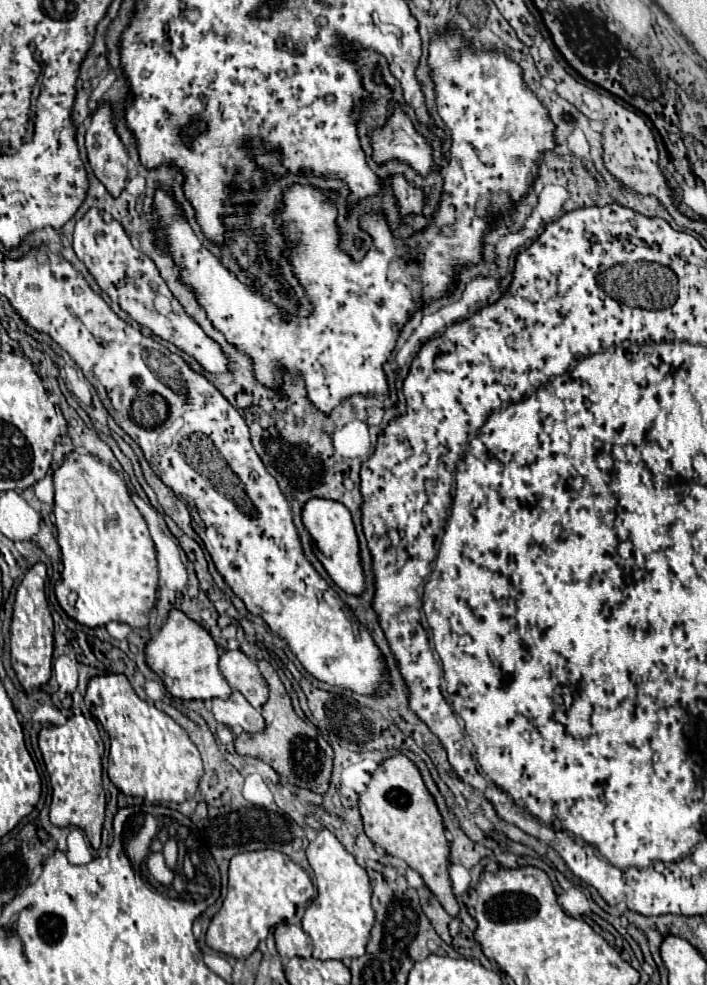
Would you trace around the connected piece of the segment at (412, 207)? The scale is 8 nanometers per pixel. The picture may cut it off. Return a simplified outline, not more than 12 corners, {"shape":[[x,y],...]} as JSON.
{"shape":[[402,176],[390,180],[402,214],[424,208],[424,192]]}

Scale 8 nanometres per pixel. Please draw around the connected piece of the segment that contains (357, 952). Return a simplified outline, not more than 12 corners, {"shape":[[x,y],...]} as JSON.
{"shape":[[330,830],[306,848],[318,896],[312,956],[362,956],[374,924],[368,872]]}

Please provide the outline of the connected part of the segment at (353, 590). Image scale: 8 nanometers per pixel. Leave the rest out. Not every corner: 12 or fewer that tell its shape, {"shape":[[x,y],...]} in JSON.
{"shape":[[314,498],[302,510],[318,560],[344,592],[366,590],[348,508]]}

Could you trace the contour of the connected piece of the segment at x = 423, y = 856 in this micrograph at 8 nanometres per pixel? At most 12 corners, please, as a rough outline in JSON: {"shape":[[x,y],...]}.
{"shape":[[406,756],[360,796],[368,838],[414,868],[450,916],[442,816]]}

